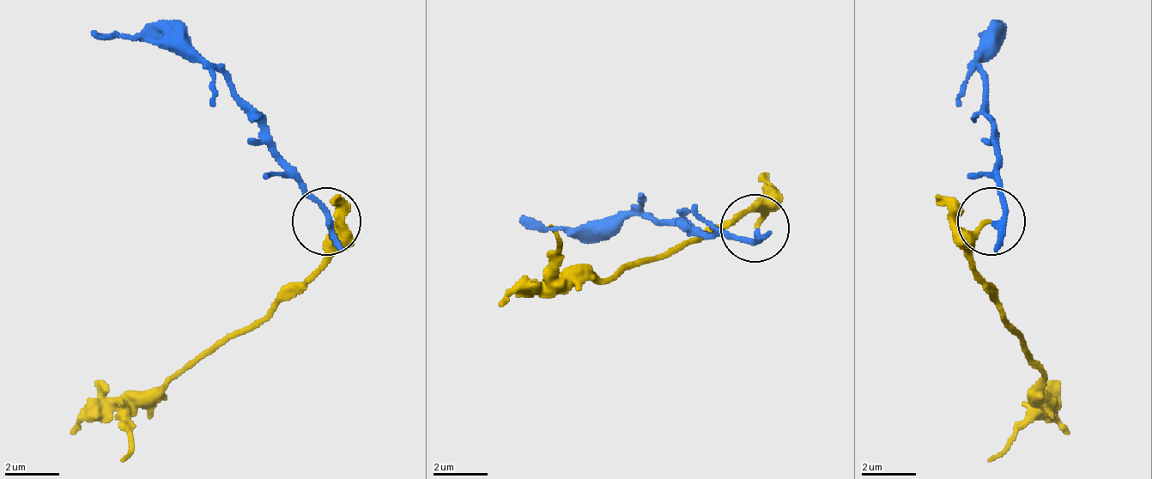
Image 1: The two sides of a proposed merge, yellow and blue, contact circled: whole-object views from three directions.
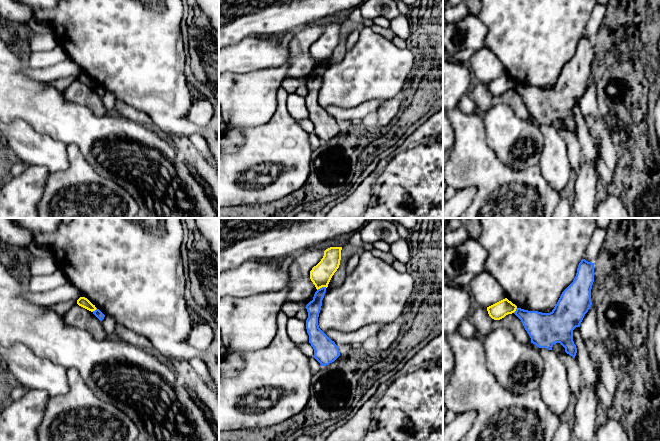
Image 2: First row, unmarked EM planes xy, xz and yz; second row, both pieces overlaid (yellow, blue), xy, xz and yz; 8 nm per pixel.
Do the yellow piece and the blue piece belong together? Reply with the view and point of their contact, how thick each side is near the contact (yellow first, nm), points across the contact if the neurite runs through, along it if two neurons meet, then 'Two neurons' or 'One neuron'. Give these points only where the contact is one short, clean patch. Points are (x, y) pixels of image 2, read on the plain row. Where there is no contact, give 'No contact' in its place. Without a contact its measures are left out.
Touches yellow at xz (321, 63). Thickness 170 nm (yellow) against 110 nm. Boundary: xz (326, 63), (320, 63), (317, 66). Two neurons

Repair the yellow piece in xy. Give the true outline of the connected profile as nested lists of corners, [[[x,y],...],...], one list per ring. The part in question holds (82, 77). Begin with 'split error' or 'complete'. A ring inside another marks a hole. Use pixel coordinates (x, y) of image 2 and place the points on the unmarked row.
complete; [[[80,73],[77,76],[77,80],[91,88],[95,87],[97,84],[95,83],[95,81],[93,81],[87,74],[85,73]]]

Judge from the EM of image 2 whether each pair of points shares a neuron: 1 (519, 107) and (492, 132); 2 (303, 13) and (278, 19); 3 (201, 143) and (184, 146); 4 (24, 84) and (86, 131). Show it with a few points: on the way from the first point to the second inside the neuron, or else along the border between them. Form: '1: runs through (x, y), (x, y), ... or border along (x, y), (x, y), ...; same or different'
1: border along (491, 107), (507, 104), (519, 117), (530, 119); different
2: runs through (297, 13), (284, 13); same
3: border along (188, 137), (207, 163); different
4: runs through (39, 99), (58, 118), (71, 123); same

